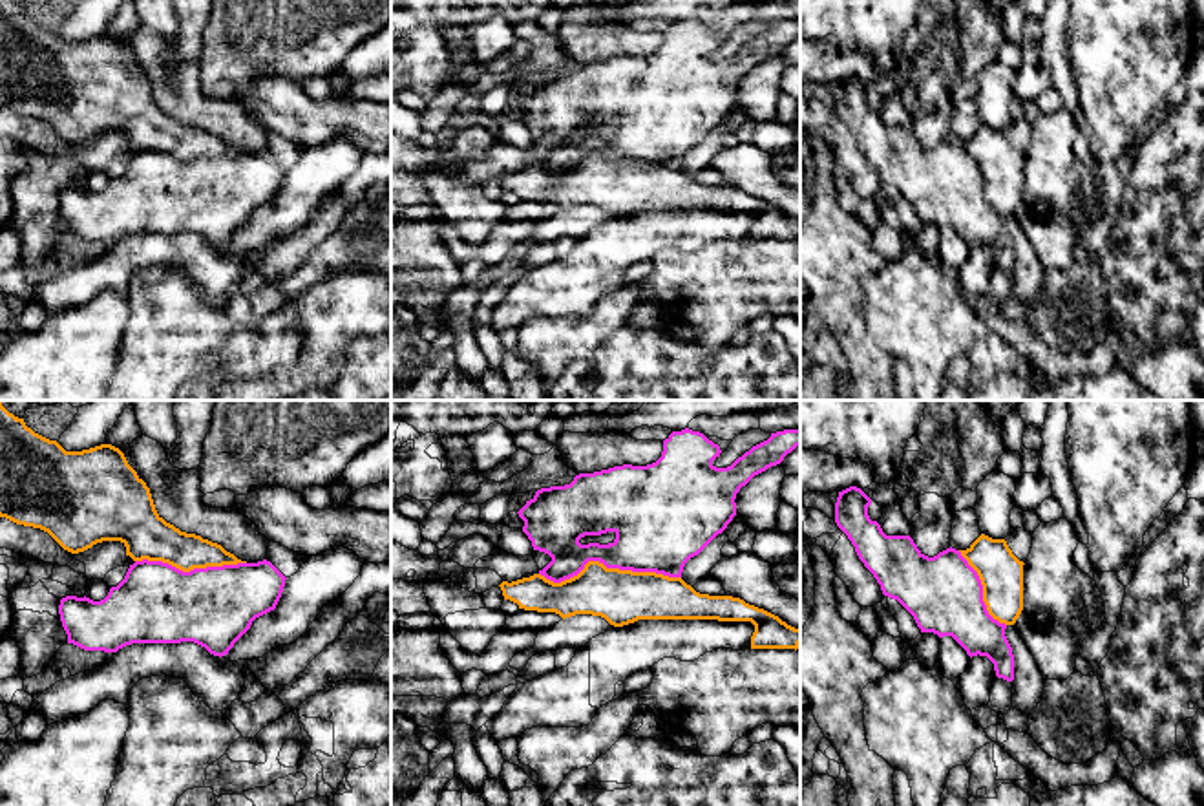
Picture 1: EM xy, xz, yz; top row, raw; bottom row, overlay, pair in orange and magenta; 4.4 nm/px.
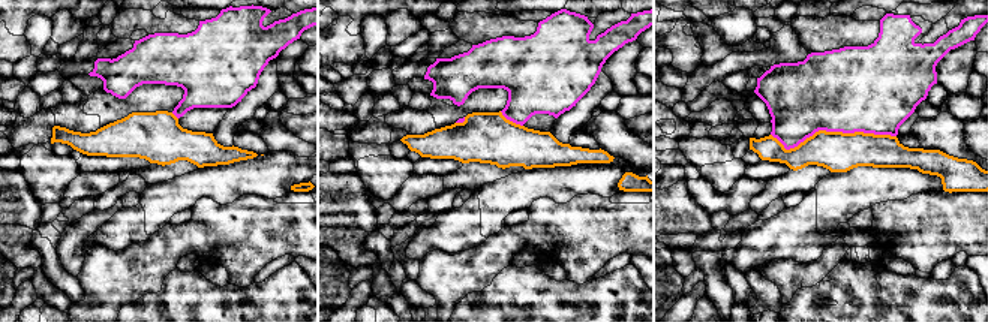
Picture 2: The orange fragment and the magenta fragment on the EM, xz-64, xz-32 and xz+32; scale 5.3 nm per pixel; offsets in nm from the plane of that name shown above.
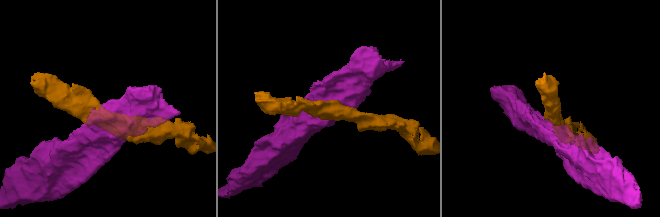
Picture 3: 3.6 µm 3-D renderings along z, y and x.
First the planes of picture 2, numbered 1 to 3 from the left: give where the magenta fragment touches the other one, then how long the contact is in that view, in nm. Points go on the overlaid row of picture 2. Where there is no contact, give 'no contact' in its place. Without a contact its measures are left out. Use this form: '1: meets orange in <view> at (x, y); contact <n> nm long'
1: meets orange in xz-64 at (174, 116); contact 50 nm long
2: meets orange in xz-32 at (511, 122); contact 150 nm long
3: meets orange in xz+32 at (834, 132); contact 650 nm long

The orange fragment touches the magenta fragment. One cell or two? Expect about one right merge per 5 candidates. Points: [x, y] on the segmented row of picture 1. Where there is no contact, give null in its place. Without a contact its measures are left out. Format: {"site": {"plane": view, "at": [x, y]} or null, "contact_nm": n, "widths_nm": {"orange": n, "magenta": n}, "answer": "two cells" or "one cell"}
{"site": {"plane": "xz", "at": [611, 569]}, "contact_nm": 600, "widths_nm": {"orange": 240, "magenta": 360}, "answer": "two cells"}

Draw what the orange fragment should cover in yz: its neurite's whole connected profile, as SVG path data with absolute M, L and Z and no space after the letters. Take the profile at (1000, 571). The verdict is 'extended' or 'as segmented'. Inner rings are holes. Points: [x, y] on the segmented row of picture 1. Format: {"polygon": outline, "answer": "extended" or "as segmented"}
{"polygon": "M981 534L966 550L959 550L977 572L988 614L1005 625L1014 625L1023 610L1023 561L1005 539Z", "answer": "as segmented"}

